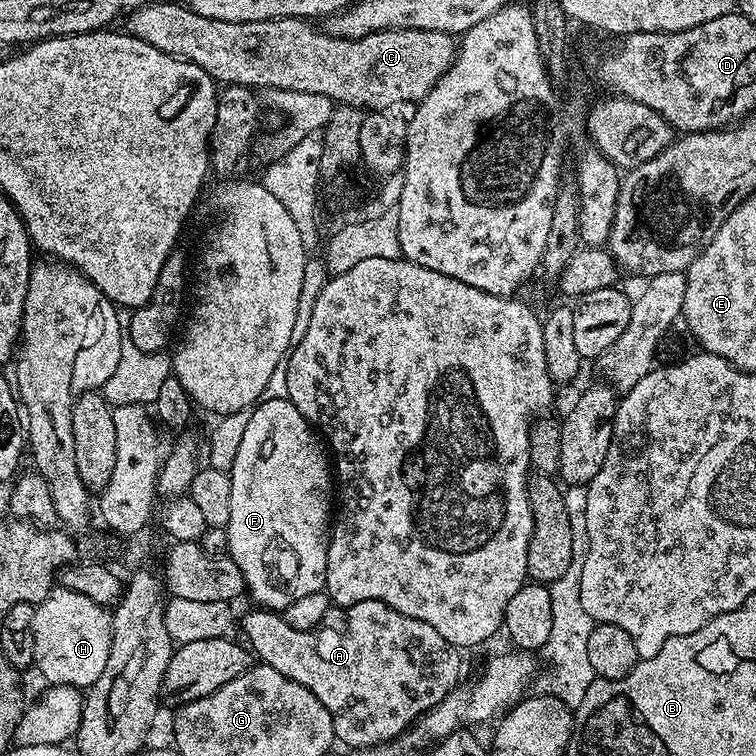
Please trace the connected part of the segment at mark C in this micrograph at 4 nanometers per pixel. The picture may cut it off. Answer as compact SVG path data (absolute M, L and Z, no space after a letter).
M149 2L127 13L126 31L179 60L202 66L221 85L242 84L253 90L298 90L326 94L337 105L375 110L398 102L419 102L456 59L458 44L438 30L382 30L347 40L331 36L304 18L262 22L218 22L202 18L183 3Z

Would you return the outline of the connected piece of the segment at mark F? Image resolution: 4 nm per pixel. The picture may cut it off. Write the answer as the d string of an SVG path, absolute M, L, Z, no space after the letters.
M264 398L248 412L246 431L232 463L228 551L242 570L252 604L283 610L306 594L325 591L328 537L334 519L334 468L326 444L286 398Z

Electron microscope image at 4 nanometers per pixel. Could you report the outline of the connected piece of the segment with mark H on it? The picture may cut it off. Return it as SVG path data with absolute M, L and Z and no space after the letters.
M53 587L52 591L34 610L34 668L48 679L49 685L65 684L79 690L91 688L106 666L106 658L110 658L110 642L112 641L112 612L105 605L90 602L86 594L74 594L74 590Z

